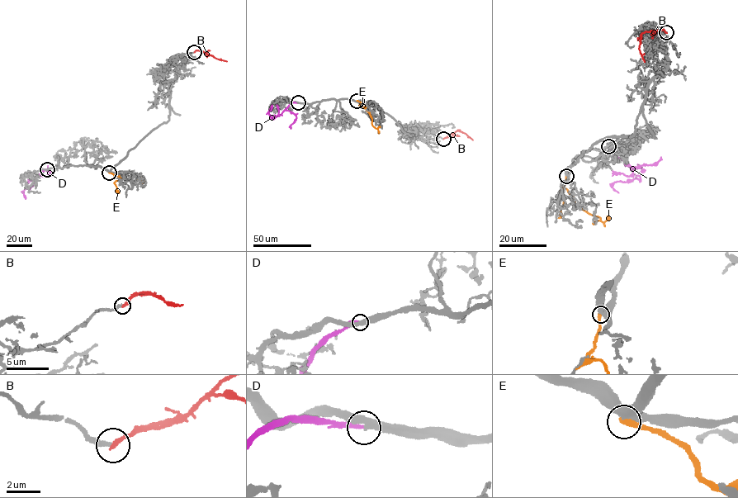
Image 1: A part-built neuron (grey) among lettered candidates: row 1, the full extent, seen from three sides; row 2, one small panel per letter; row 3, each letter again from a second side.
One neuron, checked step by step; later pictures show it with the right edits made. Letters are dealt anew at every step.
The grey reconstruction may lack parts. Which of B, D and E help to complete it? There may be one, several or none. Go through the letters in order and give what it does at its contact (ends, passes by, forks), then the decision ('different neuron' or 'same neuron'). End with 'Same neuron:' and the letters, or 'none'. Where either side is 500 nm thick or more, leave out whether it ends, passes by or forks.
B: it ends there; different neuron
D: it ends there; different neuron
E: different neuron
Same neuron: none

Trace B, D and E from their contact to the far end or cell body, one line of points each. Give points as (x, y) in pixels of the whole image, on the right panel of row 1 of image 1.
B: (666, 32), (661, 30), (644, 31), (641, 35), (638, 49), (645, 62)
D: (608, 146), (609, 150), (633, 170), (639, 168), (643, 170), (639, 179), (615, 182), (612, 187), (618, 192)
E: (566, 176), (563, 187), (573, 196), (575, 204), (599, 217), (603, 223), (609, 216)

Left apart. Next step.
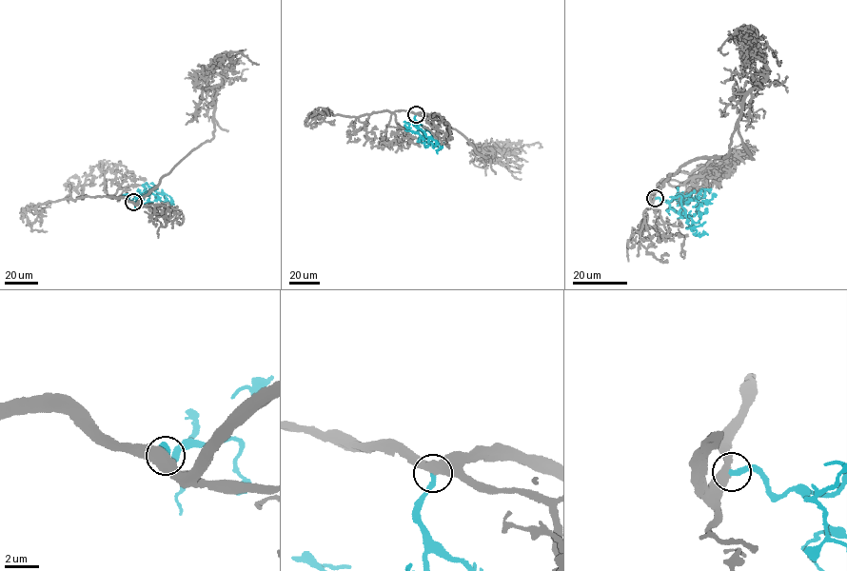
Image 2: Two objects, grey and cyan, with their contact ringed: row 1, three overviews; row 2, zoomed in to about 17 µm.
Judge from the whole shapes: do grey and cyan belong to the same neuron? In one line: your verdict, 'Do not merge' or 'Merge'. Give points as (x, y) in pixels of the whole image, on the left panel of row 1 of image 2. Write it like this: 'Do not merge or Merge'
Merge

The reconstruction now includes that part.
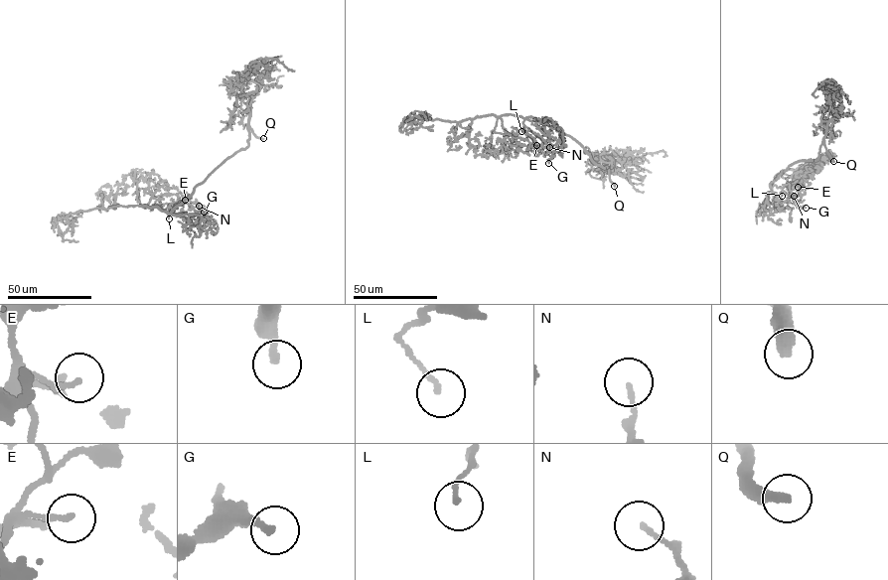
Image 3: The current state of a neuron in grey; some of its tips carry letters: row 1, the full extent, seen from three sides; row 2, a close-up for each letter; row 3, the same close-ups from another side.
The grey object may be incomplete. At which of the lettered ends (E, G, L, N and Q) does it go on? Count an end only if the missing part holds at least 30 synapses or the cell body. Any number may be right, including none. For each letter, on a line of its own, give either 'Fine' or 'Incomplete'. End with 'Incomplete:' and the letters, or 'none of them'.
E: Fine
G: Fine
L: Fine
N: Fine
Q: Incomplete
Incomplete: Q

